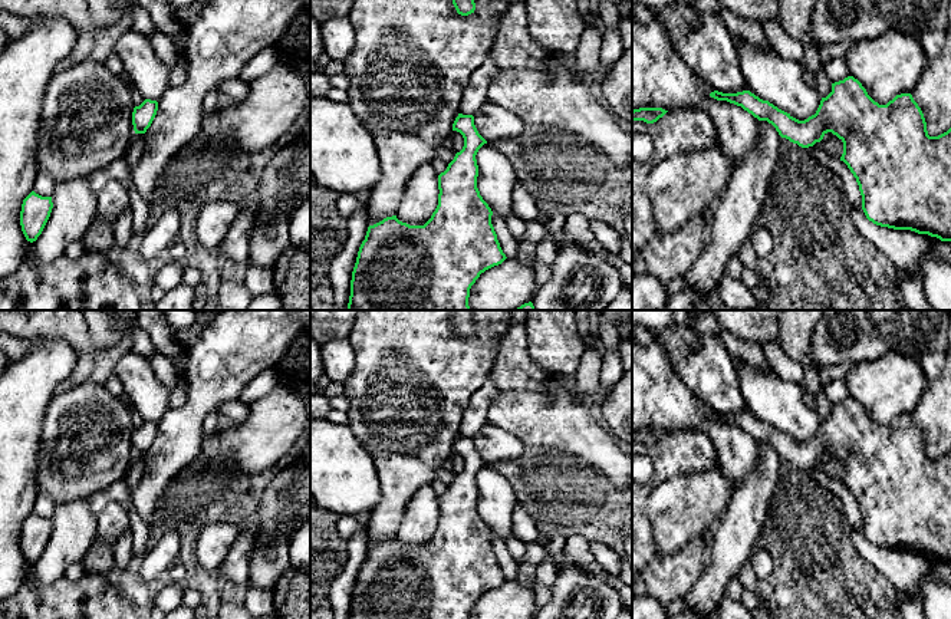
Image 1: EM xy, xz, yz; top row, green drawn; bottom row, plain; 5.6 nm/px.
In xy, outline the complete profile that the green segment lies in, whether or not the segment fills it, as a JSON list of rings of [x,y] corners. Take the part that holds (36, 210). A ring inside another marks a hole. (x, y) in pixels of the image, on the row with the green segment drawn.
[[[34,191],[23,200],[20,225],[27,241],[33,243],[42,234],[52,208],[52,197],[42,197]]]

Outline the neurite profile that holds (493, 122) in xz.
[[[488,101],[473,116],[478,134],[487,142],[501,138],[516,138],[521,135],[526,125],[511,111]]]

